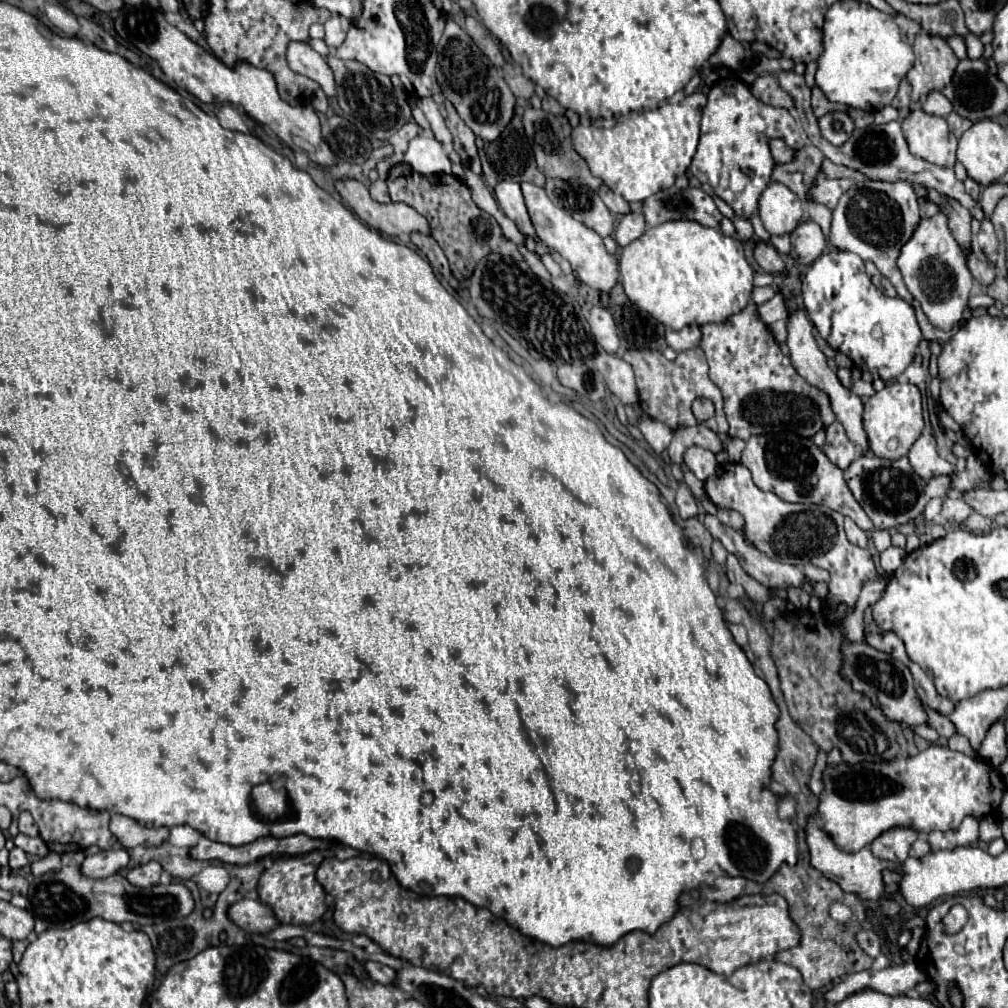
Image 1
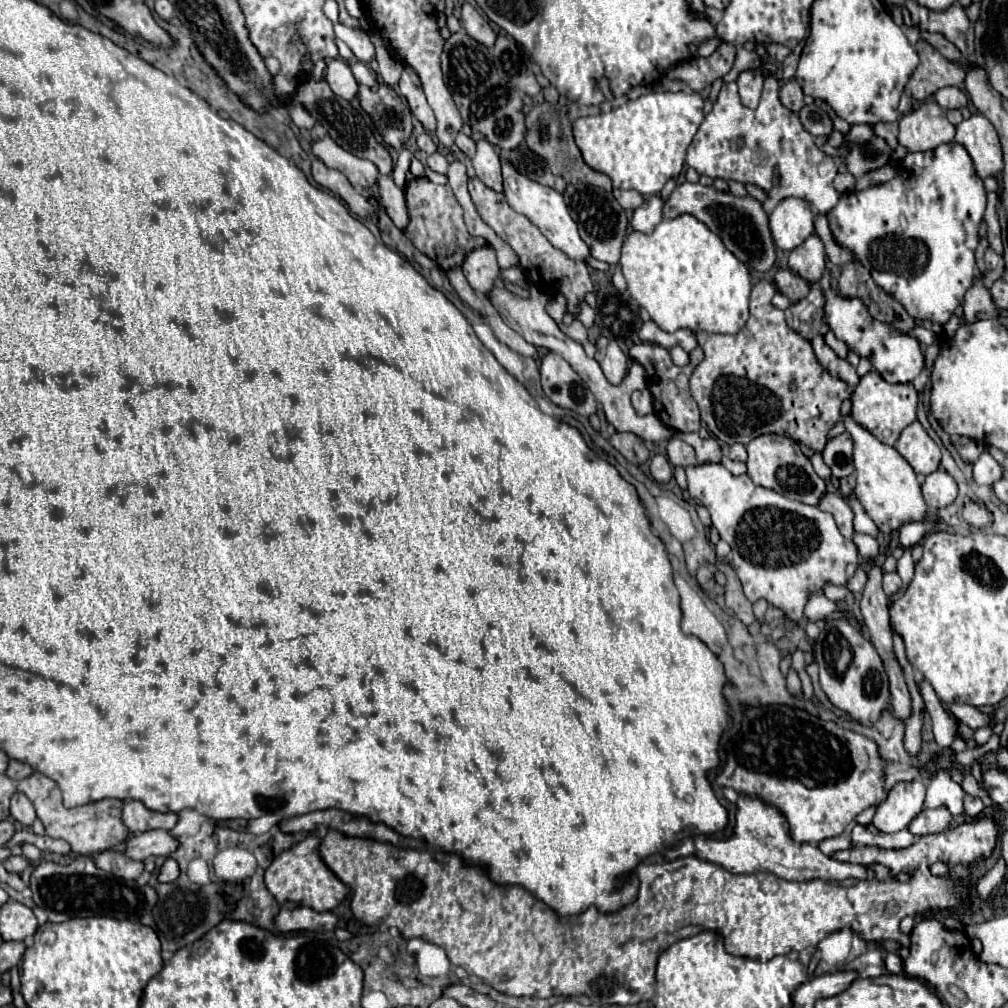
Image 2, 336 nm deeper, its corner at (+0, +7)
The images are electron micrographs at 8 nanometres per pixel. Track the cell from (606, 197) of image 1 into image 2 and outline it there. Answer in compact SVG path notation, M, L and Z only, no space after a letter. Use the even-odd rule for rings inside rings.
M614 190L614 194L616 194L618 204L622 204L624 210L634 210L634 208L642 206L642 202L644 202L644 196L636 190Z

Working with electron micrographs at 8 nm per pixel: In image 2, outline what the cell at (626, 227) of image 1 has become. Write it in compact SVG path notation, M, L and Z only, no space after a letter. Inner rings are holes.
M650 196L640 208L634 210L632 228L638 232L652 232L662 222L662 206L664 200L660 196Z

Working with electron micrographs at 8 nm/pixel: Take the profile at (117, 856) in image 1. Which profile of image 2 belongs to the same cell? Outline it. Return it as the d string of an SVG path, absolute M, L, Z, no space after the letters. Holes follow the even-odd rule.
M148 830L126 842L126 856L134 860L146 860L148 856L170 856L178 844L178 838L168 830Z

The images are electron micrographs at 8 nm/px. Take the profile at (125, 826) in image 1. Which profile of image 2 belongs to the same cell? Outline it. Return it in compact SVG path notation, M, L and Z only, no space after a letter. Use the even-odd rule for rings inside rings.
M128 800L122 810L122 820L132 834L140 834L154 828L172 830L178 822L178 814L154 812L154 810L148 810L140 800Z

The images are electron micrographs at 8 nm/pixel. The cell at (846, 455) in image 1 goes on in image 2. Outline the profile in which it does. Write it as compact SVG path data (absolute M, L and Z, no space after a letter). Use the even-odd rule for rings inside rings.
M848 432L836 436L834 440L830 440L822 452L826 466L832 470L832 476L836 478L844 478L850 476L854 472L854 462L852 462L852 436Z

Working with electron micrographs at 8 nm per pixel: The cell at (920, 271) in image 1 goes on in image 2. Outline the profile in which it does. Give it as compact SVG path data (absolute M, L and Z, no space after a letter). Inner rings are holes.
M948 142L926 152L908 152L894 180L866 190L844 192L826 218L834 242L848 248L856 262L870 272L874 282L886 294L894 296L894 300L898 300L912 318L946 324L974 282L974 250L980 242L978 228L984 220L984 210L986 188L974 170L970 154L958 142Z

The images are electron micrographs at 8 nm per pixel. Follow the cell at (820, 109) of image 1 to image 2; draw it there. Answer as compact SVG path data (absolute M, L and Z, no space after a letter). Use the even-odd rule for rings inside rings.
M788 80L782 88L780 88L780 102L790 108L792 112L798 112L804 106L804 94L802 88L798 86L796 80Z

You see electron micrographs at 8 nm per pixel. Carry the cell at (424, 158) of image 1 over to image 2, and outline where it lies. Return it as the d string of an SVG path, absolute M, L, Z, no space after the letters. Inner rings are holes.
M436 152L436 154L428 156L428 168L434 170L434 172L440 172L440 174L446 174L448 172L448 162L446 162L446 158L442 154Z

